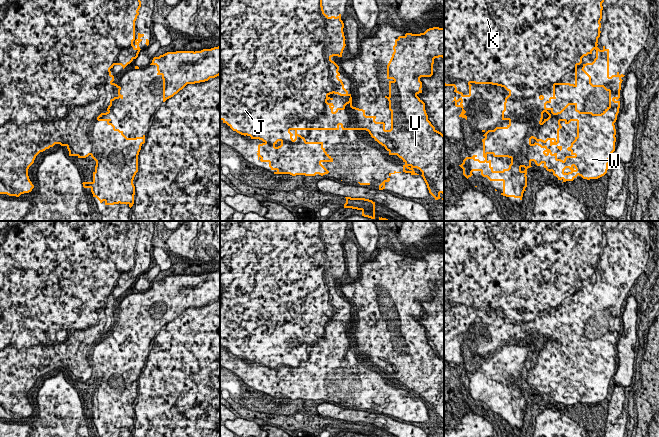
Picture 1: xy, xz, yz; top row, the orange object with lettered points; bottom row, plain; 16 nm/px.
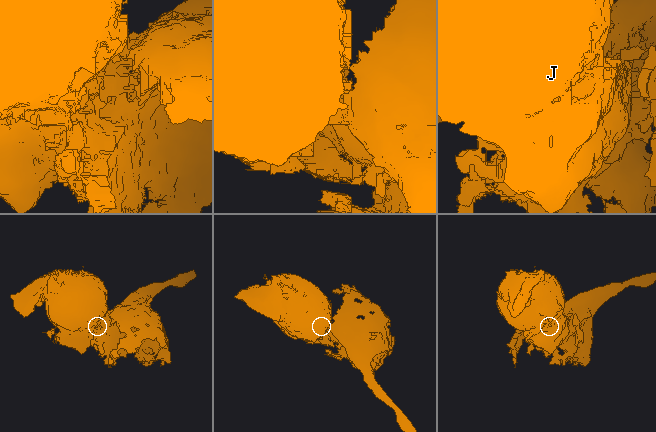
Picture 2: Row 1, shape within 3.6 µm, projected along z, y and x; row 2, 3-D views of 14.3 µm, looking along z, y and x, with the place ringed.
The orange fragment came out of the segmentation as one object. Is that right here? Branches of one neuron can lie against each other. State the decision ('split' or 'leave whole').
split

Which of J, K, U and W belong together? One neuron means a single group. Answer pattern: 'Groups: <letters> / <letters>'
Groups: J K W / U

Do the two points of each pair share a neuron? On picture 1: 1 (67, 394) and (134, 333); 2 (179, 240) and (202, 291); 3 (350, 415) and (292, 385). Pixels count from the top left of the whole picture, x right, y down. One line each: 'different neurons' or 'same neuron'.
1: different neurons
2: different neurons
3: different neurons

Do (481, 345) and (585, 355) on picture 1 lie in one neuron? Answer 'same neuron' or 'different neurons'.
different neurons

